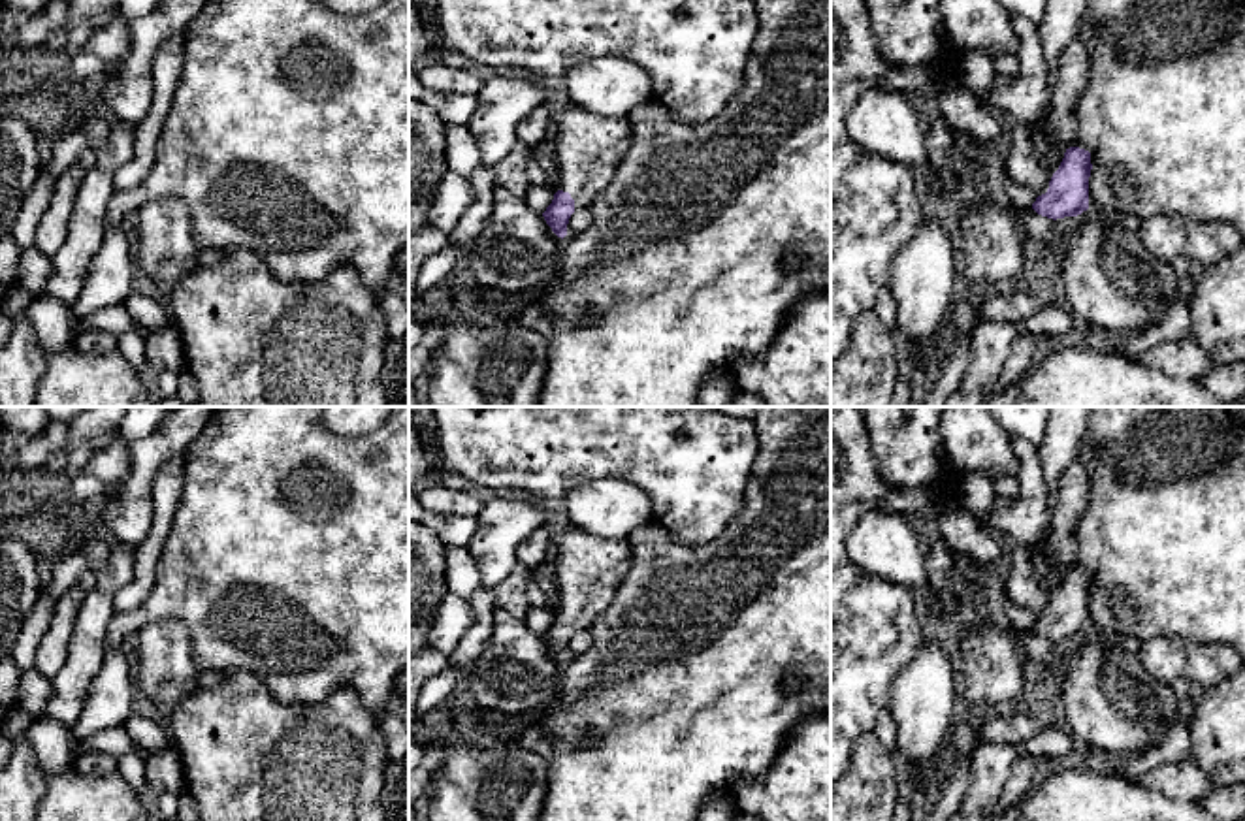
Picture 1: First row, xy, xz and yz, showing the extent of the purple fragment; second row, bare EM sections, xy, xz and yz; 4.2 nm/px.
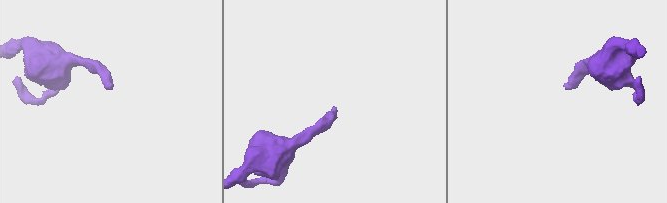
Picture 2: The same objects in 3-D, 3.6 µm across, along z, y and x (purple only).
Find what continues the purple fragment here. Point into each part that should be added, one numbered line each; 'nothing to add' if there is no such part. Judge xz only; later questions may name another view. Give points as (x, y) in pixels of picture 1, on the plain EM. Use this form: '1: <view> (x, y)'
1: xz (588, 569)

